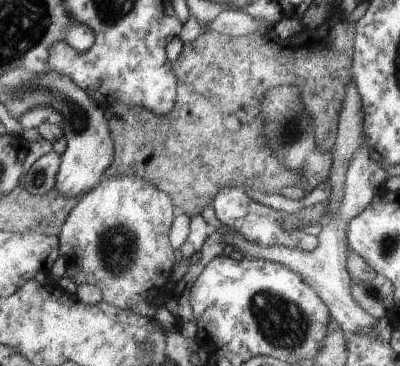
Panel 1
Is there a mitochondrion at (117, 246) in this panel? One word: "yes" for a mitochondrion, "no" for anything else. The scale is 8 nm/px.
yes

